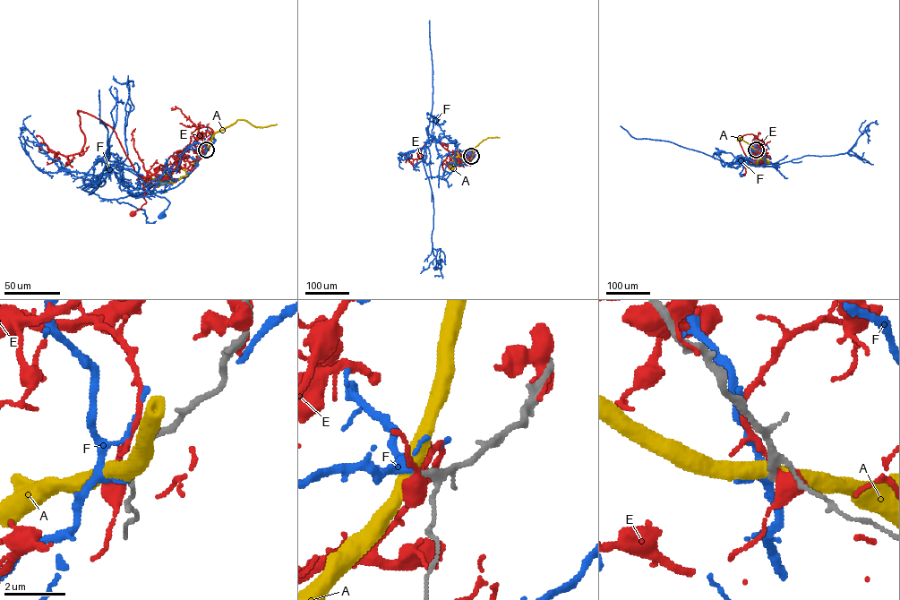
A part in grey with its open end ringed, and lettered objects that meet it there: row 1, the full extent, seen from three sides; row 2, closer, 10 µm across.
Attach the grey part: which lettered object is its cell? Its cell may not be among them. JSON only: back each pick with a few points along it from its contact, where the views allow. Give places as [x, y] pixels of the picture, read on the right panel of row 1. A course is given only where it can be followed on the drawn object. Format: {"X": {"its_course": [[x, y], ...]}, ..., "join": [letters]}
{"F": {"its_course": [[756, 150], [759, 159], [754, 164], [756, 165], [756, 162], [736, 157], [741, 155], [743, 159], [741, 175]]}, "join": ["F"]}

